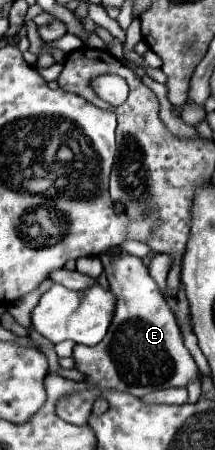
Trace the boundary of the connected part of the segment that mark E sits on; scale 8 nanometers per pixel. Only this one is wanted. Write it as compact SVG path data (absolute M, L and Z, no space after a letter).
M118 249L100 253L98 257L104 265L110 291L116 295L116 311L108 327L108 335L98 345L74 347L76 369L84 373L90 383L98 383L96 389L60 399L56 413L74 425L86 425L92 403L102 389L116 389L144 397L160 387L186 387L198 377L198 367L190 351L184 347L176 317L172 315L156 281L150 277L144 261Z

